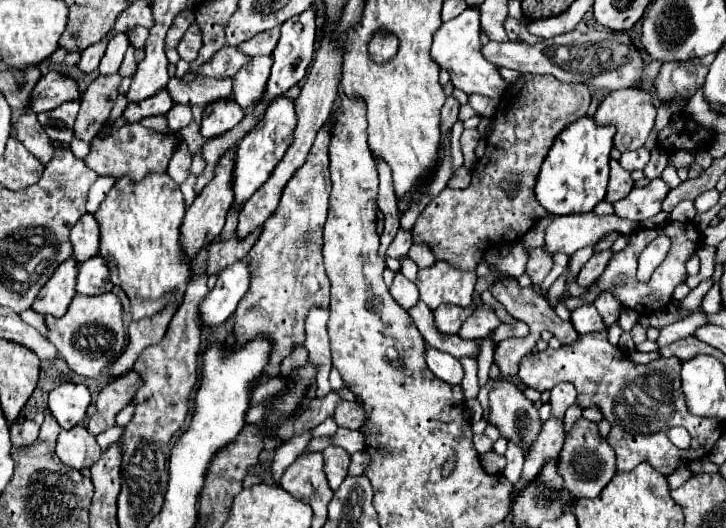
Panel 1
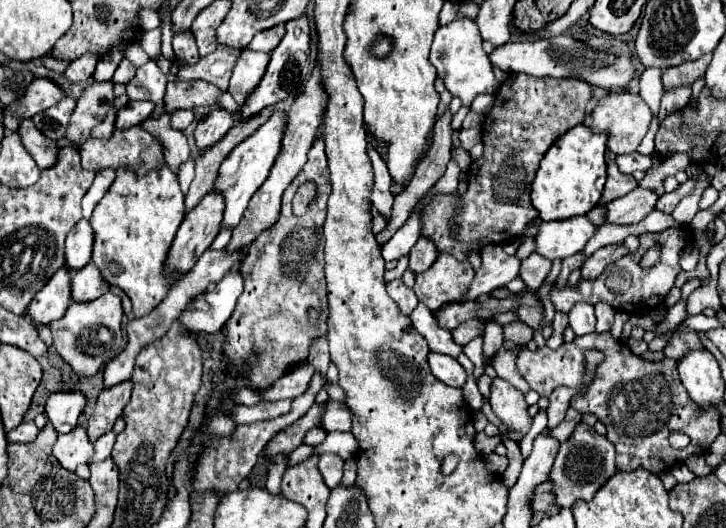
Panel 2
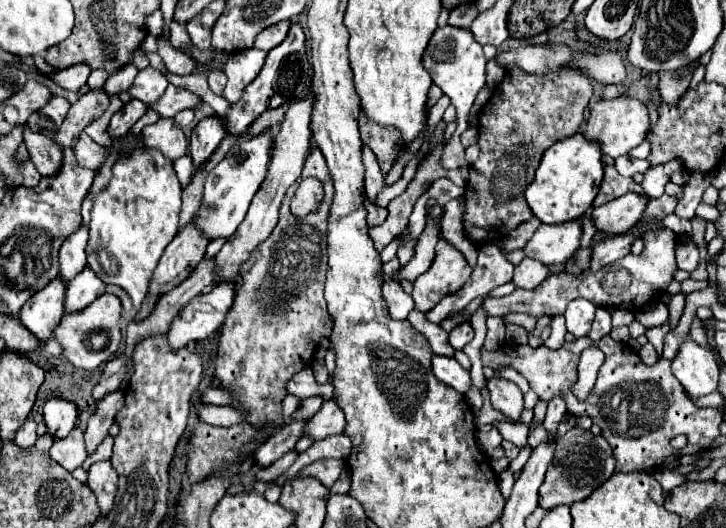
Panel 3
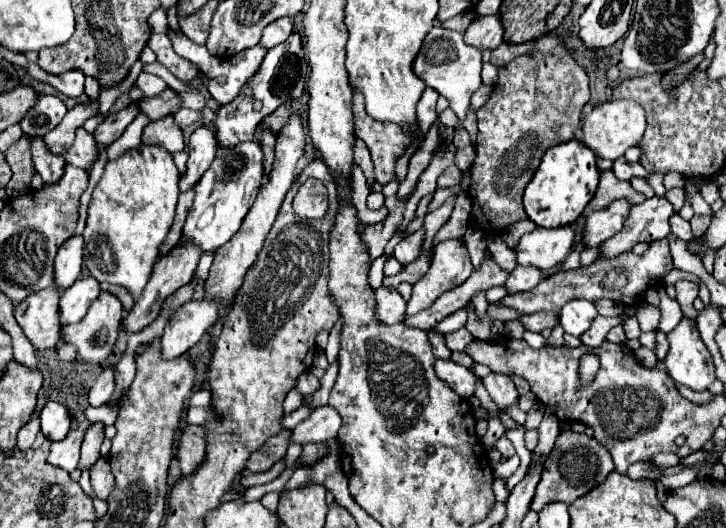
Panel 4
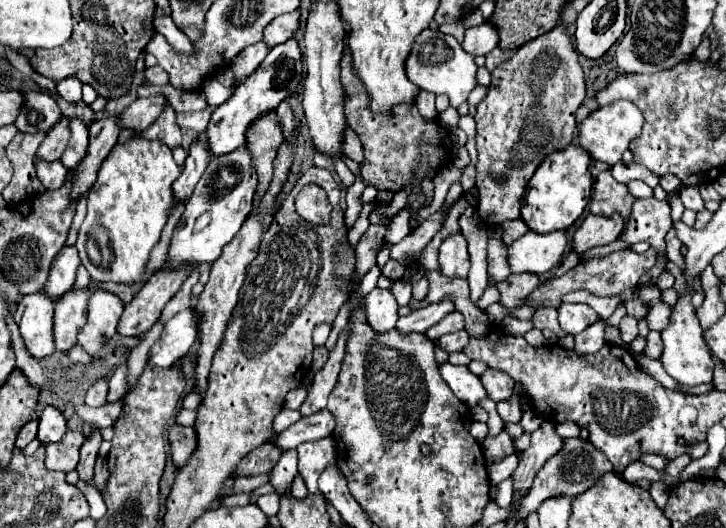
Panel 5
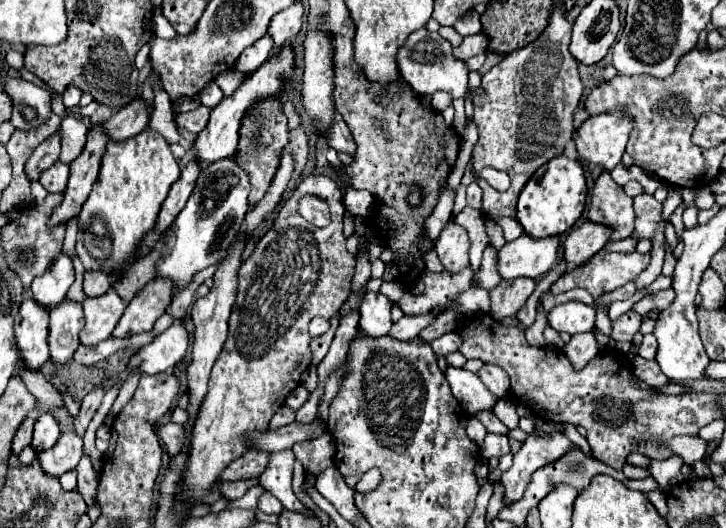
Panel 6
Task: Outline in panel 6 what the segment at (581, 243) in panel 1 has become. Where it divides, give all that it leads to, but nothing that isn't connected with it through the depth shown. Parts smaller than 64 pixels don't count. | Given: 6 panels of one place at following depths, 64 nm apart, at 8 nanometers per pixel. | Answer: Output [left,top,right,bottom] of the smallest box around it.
[498,236,558,280]

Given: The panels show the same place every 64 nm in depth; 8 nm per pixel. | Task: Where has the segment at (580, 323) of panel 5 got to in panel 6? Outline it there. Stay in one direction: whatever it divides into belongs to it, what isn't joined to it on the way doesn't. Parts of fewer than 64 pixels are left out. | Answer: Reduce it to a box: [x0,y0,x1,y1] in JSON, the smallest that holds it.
[548,300,596,334]

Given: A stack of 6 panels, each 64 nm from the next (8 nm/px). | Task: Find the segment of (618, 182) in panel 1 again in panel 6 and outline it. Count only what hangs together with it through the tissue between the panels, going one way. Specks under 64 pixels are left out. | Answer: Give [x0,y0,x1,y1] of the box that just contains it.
[588,172,634,242]

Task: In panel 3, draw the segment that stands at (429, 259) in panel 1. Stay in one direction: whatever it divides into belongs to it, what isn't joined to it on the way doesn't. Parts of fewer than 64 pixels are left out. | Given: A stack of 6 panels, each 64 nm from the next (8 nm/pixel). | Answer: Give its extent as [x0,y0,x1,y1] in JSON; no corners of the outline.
[392,220,436,282]

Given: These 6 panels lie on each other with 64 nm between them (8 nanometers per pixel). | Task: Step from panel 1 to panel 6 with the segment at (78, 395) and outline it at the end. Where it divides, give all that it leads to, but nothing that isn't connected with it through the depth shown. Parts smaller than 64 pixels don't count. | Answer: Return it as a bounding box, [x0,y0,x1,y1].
[30,412,60,452]

